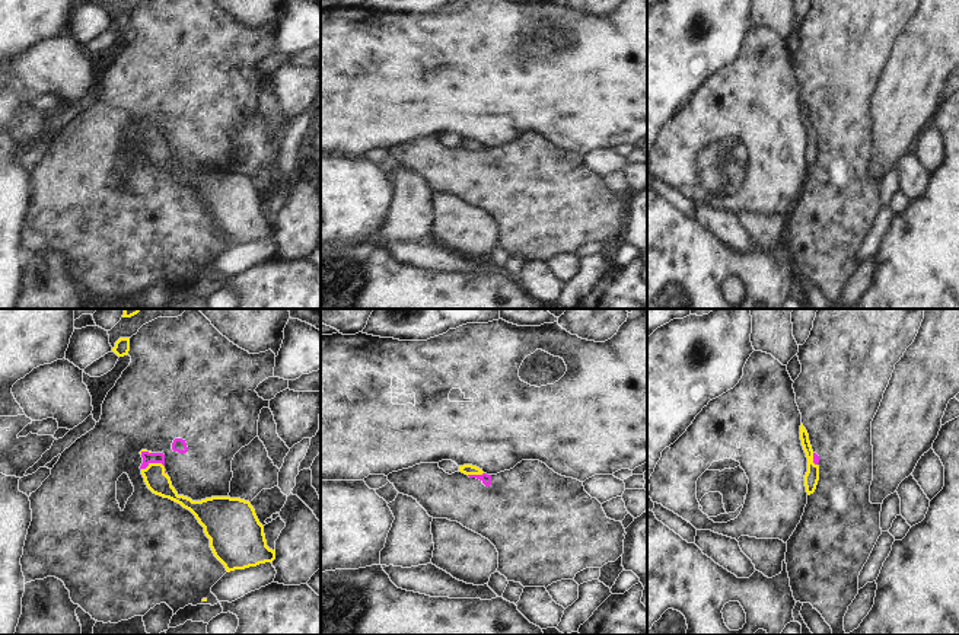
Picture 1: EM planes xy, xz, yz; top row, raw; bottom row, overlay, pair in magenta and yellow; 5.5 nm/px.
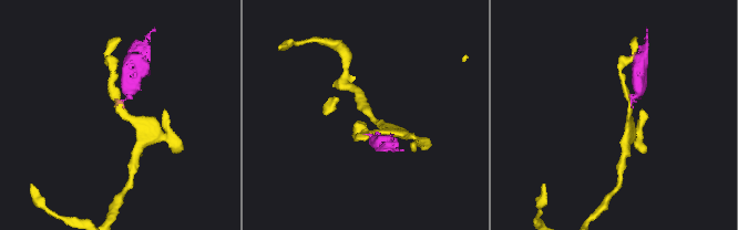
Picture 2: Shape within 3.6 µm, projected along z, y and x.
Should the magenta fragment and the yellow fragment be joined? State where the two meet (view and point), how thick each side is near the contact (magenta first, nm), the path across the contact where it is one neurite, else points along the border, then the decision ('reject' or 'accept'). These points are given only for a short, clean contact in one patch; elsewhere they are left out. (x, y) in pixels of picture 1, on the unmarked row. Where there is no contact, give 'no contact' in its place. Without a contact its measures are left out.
meets magenta in xy at (152, 136); 60 nm thick on the magenta side, 120 nm on the other; reject

